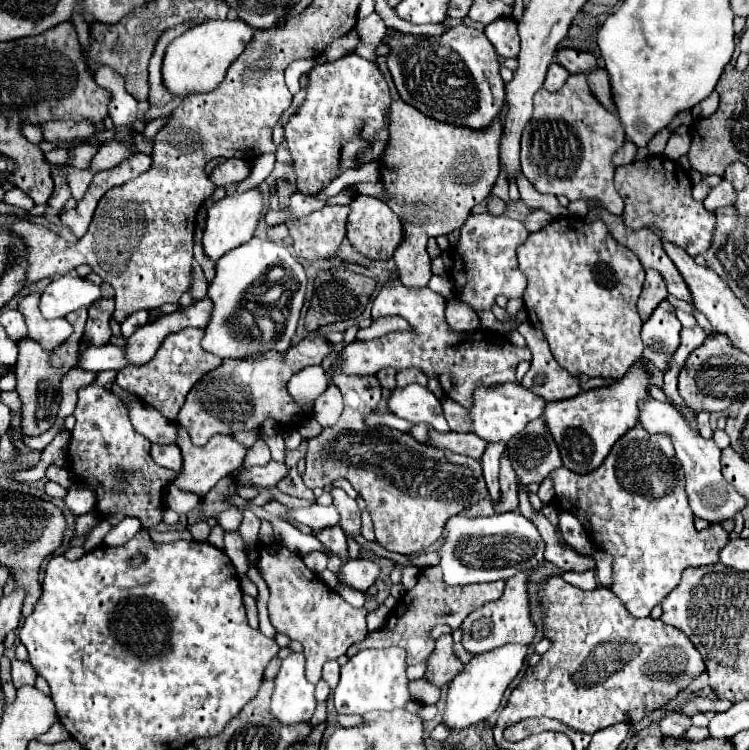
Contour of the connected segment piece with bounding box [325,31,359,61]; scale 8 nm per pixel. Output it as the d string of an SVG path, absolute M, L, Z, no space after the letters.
M355 31L353 33L347 33L345 37L339 37L337 41L333 41L333 45L329 45L329 49L325 49L327 61L335 61L335 59L351 53L355 49L357 41L359 41L359 37L357 37Z

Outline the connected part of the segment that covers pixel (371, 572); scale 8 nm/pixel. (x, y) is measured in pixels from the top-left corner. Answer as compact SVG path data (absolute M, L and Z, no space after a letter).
M349 559L341 567L341 583L367 591L379 577L379 565L371 559Z

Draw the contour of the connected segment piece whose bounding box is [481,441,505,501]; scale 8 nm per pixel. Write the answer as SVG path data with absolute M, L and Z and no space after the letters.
M487 443L487 449L481 457L483 463L483 473L485 473L485 481L487 481L487 489L493 501L497 501L499 497L499 459L505 451L505 443Z

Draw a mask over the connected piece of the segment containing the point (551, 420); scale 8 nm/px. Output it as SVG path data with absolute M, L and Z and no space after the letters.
M635 365L623 379L609 387L593 389L587 393L579 393L573 399L549 403L545 407L545 423L549 425L549 431L553 433L563 465L575 473L591 473L595 471L605 457L609 455L611 447L629 431L635 427L639 409L637 403L639 399L649 397L647 387L649 387L649 377L643 369L643 365Z

